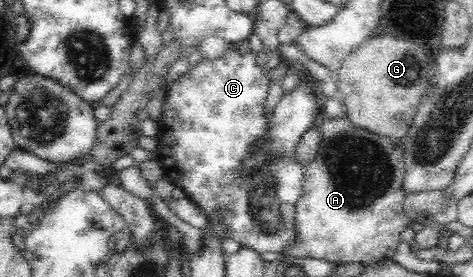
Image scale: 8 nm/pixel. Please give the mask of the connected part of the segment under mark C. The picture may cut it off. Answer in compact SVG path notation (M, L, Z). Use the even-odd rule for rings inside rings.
M236 47L228 48L214 60L202 57L195 66L175 80L165 94L159 119L157 161L164 177L181 188L198 210L208 219L217 218L225 226L225 234L258 253L284 252L298 240L293 222L295 206L302 194L305 167L294 157L294 151L266 163L254 176L242 175L242 158L246 152L254 152L254 146L262 144L268 136L267 97L270 79L257 63L253 51L243 53Z

